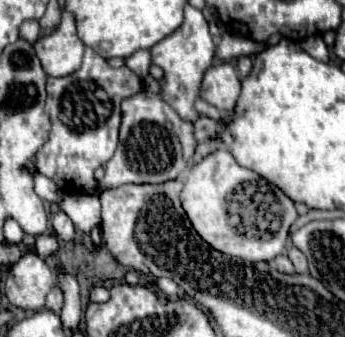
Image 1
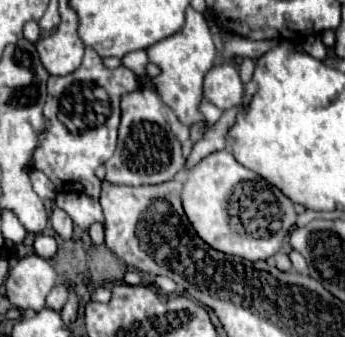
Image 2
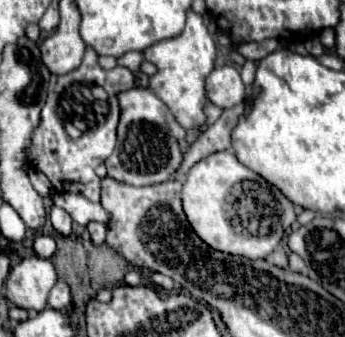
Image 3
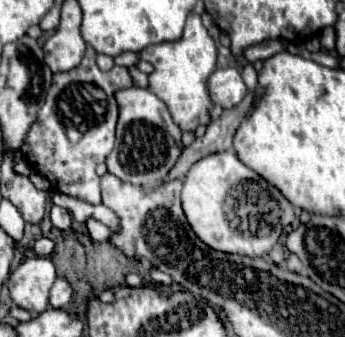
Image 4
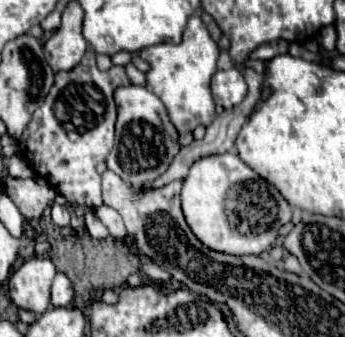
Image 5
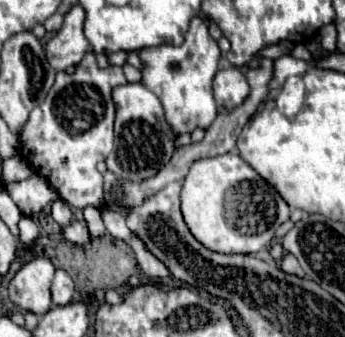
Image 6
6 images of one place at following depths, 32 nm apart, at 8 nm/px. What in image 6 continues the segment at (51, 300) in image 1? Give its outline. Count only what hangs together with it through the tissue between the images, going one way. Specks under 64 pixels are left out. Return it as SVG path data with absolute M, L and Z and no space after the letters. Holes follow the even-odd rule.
M56 270L54 282L52 282L52 302L56 306L66 306L72 302L74 296L74 282L64 270Z

